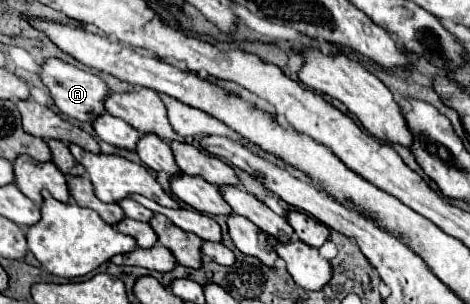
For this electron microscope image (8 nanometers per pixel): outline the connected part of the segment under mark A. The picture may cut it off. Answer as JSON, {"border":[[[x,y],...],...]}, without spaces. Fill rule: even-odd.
{"border":[[[50,57],[50,59],[46,59],[46,61],[40,65],[38,77],[40,77],[40,81],[48,87],[48,91],[50,91],[50,95],[52,95],[56,107],[58,107],[64,115],[74,117],[74,119],[80,119],[80,121],[88,121],[88,119],[92,119],[92,115],[104,113],[102,99],[104,99],[104,95],[108,95],[110,91],[108,91],[106,83],[104,83],[98,75],[94,75],[92,71],[88,71],[88,69],[78,69],[78,67],[70,65],[70,63],[64,63],[64,61],[56,59],[56,57]]]}

